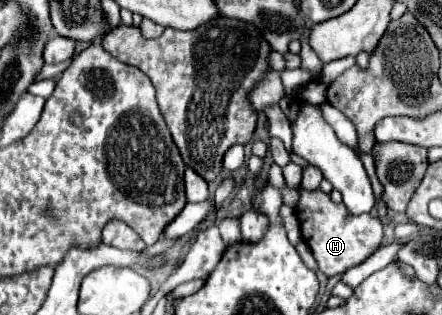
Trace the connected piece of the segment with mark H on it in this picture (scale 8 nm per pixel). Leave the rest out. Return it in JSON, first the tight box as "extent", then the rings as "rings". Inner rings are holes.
{"extent":[296,190,382,278],"rings":[[[322,190],[304,192],[300,194],[300,202],[296,206],[296,216],[300,220],[300,230],[304,242],[310,246],[318,270],[326,274],[326,278],[340,276],[346,270],[362,264],[366,258],[370,258],[380,246],[382,246],[382,222],[372,214],[360,214],[354,216],[346,210],[344,204],[334,204],[328,194]]]}

